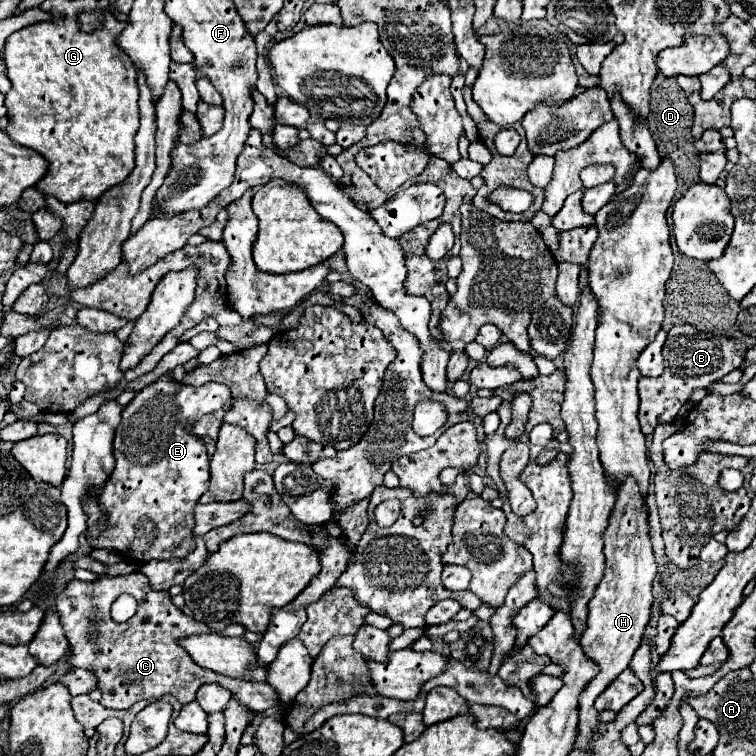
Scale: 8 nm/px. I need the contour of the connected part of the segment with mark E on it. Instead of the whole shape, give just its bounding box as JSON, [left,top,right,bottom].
[88,374,230,564]

